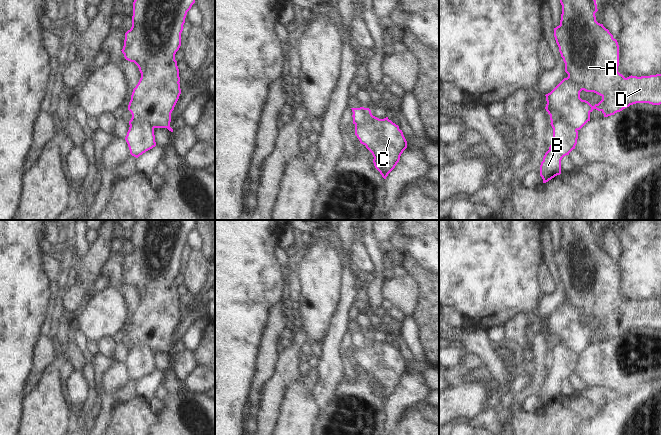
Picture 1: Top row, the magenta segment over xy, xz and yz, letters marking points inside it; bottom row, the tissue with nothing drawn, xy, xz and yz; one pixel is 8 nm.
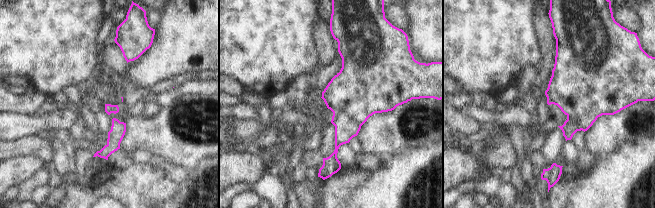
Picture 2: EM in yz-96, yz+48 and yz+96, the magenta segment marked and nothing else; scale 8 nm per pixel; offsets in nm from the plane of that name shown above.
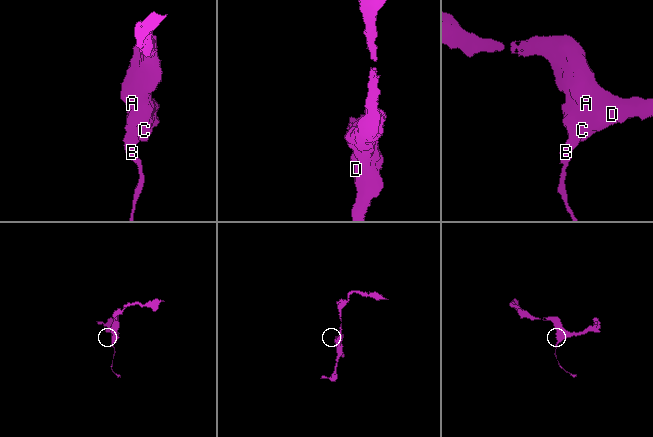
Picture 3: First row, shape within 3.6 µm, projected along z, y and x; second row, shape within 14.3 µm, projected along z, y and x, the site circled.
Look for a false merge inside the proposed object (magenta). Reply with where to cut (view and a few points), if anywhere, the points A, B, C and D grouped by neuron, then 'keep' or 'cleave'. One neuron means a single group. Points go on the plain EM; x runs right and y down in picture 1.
yz (550, 339), (561, 339), (576, 354) | A C D / B | cleave

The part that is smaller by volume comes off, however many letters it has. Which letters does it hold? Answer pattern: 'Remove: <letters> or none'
Remove: B

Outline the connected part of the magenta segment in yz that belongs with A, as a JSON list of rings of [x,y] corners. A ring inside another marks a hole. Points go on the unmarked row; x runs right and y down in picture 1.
[[[559,220],[562,229],[560,249],[554,252],[554,261],[559,271],[559,276],[565,287],[565,296],[568,298],[550,317],[546,318],[546,335],[550,340],[562,340],[571,351],[580,354],[588,345],[590,337],[596,333],[604,338],[604,341],[614,339],[617,336],[636,327],[661,328],[661,298],[650,300],[629,300],[625,302],[618,296],[619,269],[613,259],[603,248],[596,245],[595,237],[598,235],[596,224],[592,220]],[[580,316],[594,316],[602,321],[602,324],[592,330],[588,325],[580,322]]]

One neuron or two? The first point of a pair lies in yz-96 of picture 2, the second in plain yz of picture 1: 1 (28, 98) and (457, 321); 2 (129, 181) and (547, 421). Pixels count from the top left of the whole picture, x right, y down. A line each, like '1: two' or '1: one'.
1: two
2: one

